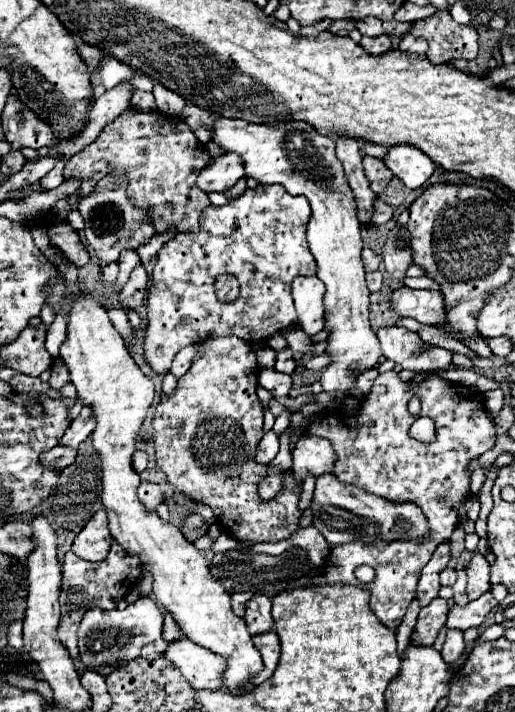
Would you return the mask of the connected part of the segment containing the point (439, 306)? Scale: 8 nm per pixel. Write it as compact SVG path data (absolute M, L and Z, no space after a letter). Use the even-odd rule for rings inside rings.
M400 287L392 291L390 307L400 317L412 317L422 325L444 325L444 301L440 299L440 291Z

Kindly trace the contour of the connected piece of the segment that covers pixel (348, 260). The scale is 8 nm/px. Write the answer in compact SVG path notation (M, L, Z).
M214 117L212 141L224 153L236 153L242 159L246 177L256 179L260 185L284 185L292 195L304 195L310 201L312 217L306 227L310 253L318 263L318 279L326 285L324 295L324 329L328 331L326 355L330 363L322 371L320 383L332 397L348 393L360 373L378 365L382 353L376 333L368 321L368 295L364 281L364 267L360 263L362 237L360 221L356 217L356 201L346 185L344 169L336 161L334 141L318 133L304 121L288 121L278 127L248 123L242 119Z

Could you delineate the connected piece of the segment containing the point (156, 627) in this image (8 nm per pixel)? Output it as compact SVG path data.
M140 597L136 603L128 605L124 611L102 611L102 609L90 609L84 615L84 621L78 629L78 647L80 657L84 665L100 675L112 673L122 663L136 659L140 655L140 649L162 637L162 623L164 613L158 607L158 603L150 597Z

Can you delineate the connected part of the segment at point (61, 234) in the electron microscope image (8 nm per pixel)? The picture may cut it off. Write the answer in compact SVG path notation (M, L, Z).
M56 223L48 227L48 237L50 237L50 243L62 249L66 257L77 267L83 267L88 263L88 251L84 249L80 235L74 233L68 223Z

